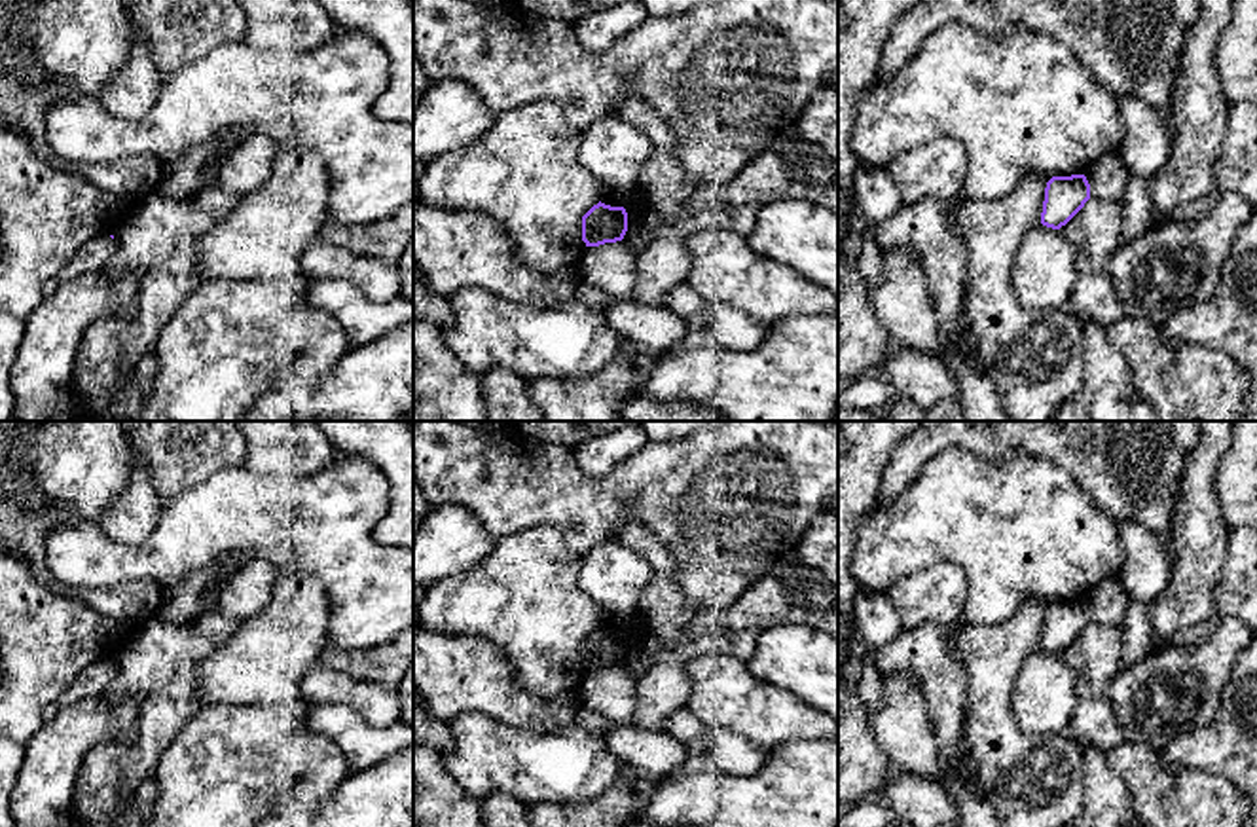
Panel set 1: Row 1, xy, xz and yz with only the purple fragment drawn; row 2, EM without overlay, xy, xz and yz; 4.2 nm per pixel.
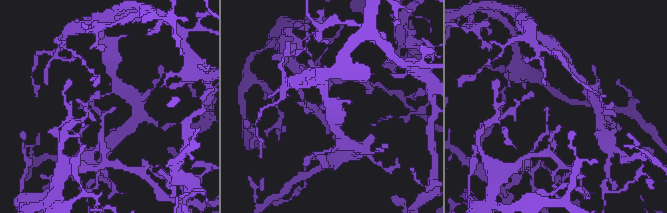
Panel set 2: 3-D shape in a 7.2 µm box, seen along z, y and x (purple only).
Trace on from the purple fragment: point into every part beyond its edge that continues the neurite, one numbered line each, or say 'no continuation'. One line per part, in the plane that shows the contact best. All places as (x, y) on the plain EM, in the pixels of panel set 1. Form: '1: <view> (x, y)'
no continuation

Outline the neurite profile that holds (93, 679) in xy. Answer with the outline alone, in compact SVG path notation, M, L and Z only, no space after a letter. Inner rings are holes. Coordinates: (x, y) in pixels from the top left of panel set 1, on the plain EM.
M99 660L85 668L76 681L44 709L44 723L51 721L63 708L95 694L102 694L112 681L116 666L110 660Z

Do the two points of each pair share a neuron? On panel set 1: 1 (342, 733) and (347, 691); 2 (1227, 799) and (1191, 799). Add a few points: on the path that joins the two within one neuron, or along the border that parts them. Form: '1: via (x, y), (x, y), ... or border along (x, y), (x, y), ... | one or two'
1: border along (313, 704), (347, 704), (374, 725), (387, 723) | two
2: via (1218, 799), (1201, 799) | one

